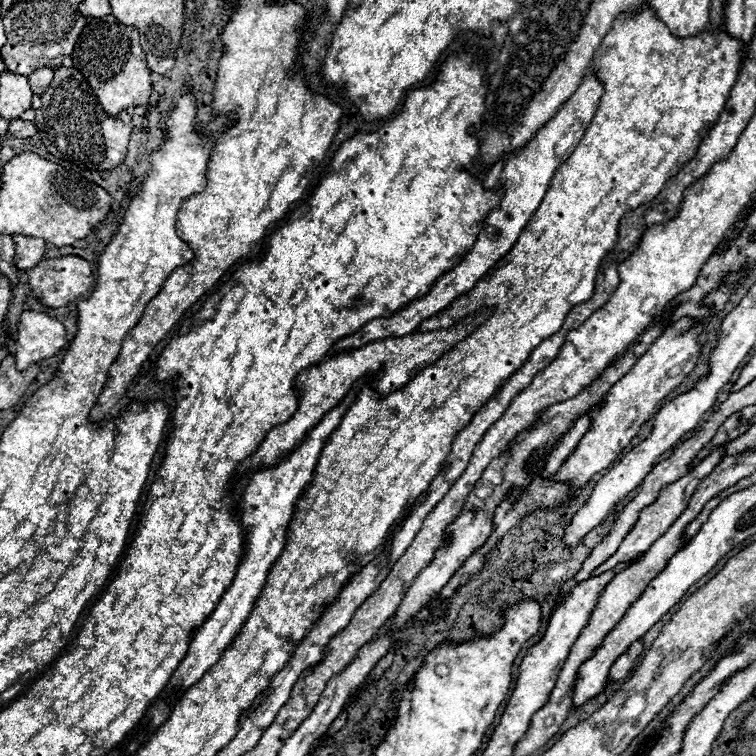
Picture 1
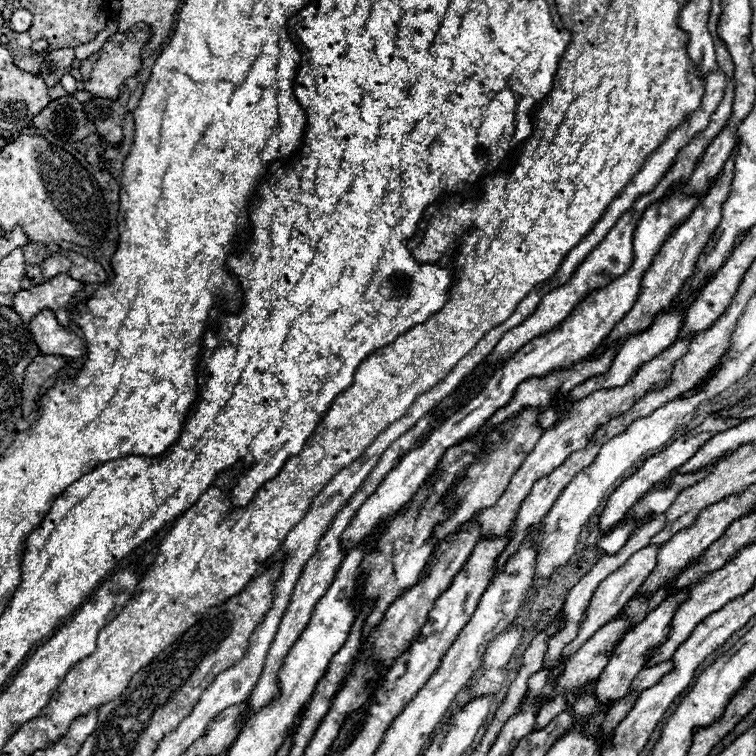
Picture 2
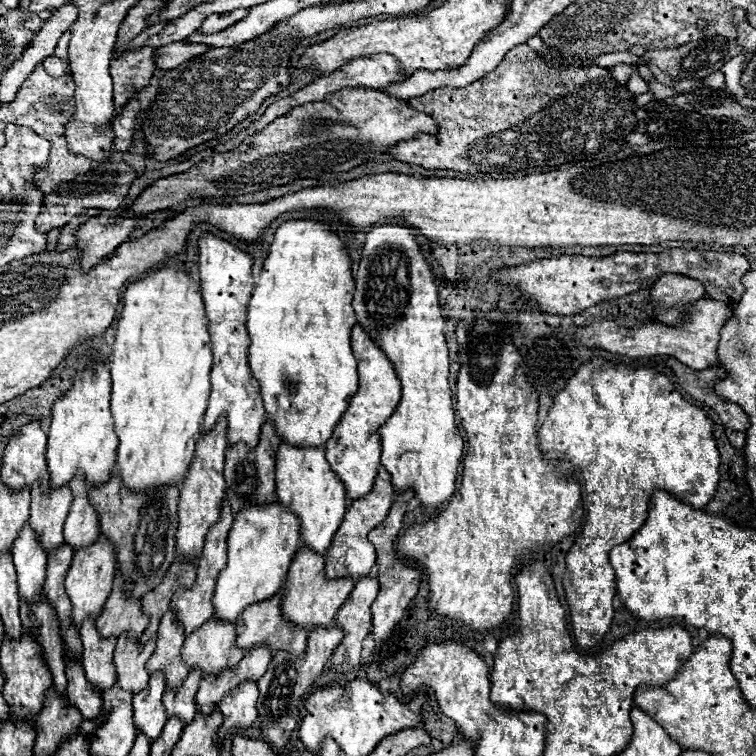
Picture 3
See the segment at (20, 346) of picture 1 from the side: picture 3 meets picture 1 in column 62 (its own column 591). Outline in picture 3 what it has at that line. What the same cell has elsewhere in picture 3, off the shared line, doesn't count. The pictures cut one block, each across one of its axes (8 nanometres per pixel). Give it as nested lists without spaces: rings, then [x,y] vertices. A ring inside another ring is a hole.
[[[704,298],[704,300],[694,302],[690,312],[692,312],[690,320],[686,324],[680,324],[674,328],[662,326],[662,324],[646,324],[646,326],[628,330],[628,328],[618,328],[610,320],[600,320],[600,322],[594,322],[592,326],[578,328],[574,334],[574,342],[590,346],[590,348],[604,348],[606,352],[626,354],[626,356],[666,354],[666,356],[672,356],[694,370],[718,366],[718,352],[716,352],[718,350],[718,336],[720,336],[720,330],[726,326],[726,322],[734,316],[732,308],[720,300]]]

